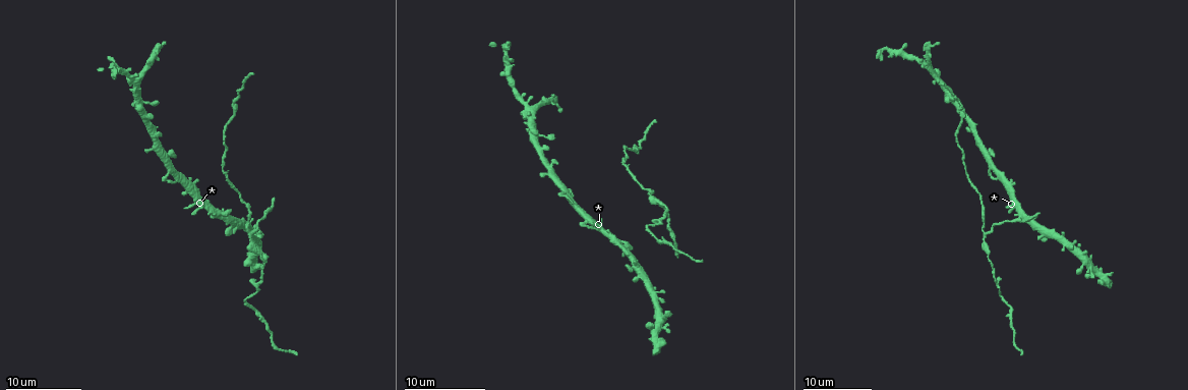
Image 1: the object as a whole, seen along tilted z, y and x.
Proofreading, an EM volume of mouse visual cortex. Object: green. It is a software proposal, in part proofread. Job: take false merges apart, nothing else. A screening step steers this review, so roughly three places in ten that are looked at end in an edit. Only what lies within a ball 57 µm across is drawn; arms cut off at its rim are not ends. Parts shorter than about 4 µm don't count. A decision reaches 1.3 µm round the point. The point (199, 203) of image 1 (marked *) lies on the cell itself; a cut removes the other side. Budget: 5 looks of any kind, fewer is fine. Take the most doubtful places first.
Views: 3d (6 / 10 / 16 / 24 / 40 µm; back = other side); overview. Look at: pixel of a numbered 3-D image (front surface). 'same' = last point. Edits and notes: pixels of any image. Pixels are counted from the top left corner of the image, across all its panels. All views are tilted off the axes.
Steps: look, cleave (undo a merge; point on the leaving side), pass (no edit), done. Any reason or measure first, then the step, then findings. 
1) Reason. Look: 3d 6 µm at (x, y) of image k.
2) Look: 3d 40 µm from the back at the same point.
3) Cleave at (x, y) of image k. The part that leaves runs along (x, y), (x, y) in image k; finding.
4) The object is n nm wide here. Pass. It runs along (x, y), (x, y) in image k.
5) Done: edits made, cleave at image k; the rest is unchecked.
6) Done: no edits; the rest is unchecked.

Three-way junction. Look: 3d 24 µm at (984, 234) of image 1.

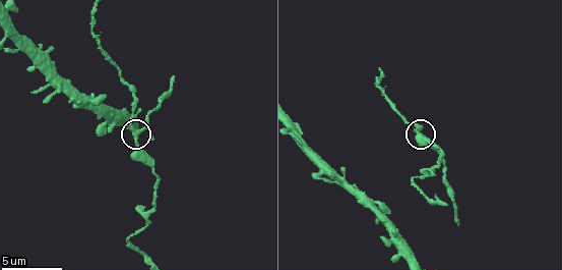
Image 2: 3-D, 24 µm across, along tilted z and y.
Look: 3d 10 µm at (136, 135) of image 2.

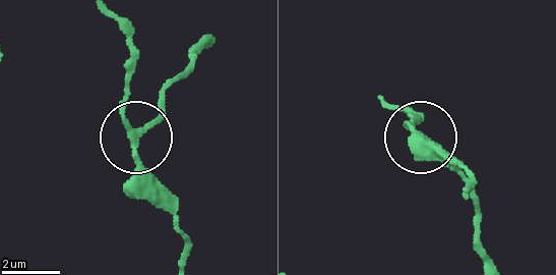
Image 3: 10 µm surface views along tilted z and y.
Cleave at (160, 114) of image 3. Two cells meet here.

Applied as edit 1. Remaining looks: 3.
Calibre changes. Look: 3d 10 µm at (433, 173) of image 2.

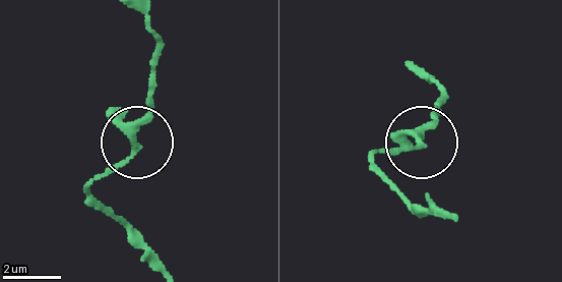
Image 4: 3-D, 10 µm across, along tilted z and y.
Look: 3d 6 µm at (419, 143) of image 4.

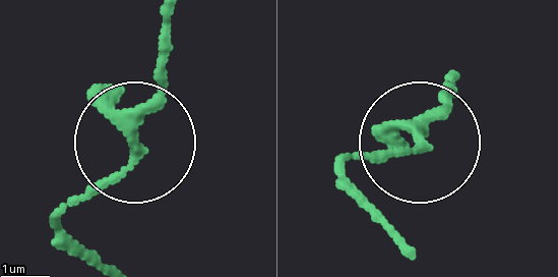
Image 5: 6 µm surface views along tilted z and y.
Pass. All the same cell.

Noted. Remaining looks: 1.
Done: edits made, cleave at image 3; the rest is unchecked.

